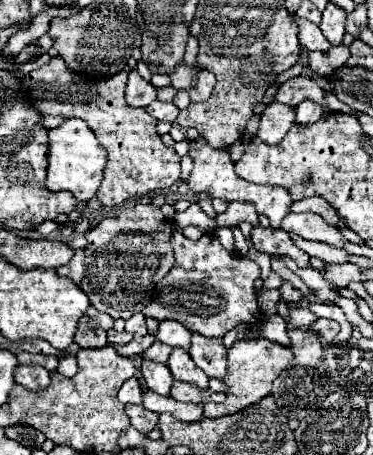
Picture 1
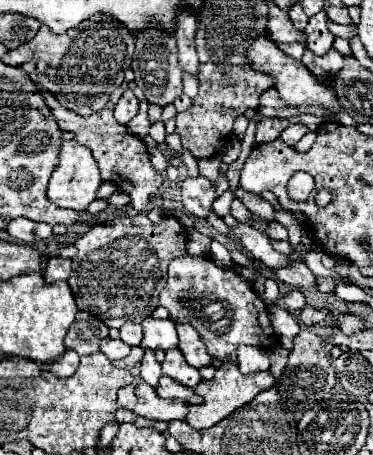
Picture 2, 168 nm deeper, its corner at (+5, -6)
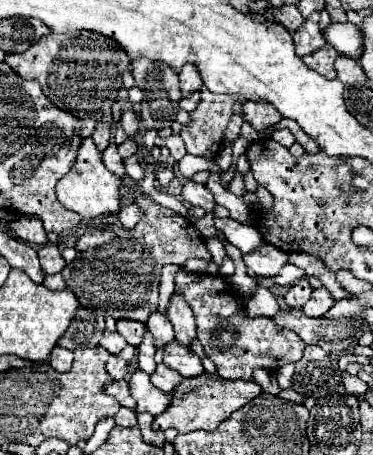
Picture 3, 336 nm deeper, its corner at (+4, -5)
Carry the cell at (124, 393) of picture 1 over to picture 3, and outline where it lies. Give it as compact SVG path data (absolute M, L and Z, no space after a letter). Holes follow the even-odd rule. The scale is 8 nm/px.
M115 380L115 382L111 382L111 384L105 388L105 392L111 394L111 396L115 396L121 406L125 406L125 408L135 408L135 402L133 402L133 398L131 398L131 394L129 394L129 384L127 384L125 380Z

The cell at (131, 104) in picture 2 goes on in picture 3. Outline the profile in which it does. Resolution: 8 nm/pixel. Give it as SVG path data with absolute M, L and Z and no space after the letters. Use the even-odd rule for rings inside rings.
M131 108L123 110L121 126L123 126L123 130L127 132L127 136L135 136L135 132L137 132L137 128L139 128L139 118L137 118L137 114L135 114Z

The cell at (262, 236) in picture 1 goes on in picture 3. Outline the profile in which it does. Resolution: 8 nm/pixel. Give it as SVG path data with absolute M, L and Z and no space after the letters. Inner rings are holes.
M215 218L215 228L233 244L237 246L243 254L251 254L253 250L257 250L257 246L263 246L265 240L261 238L261 234L257 234L255 226L247 226L241 224L233 218Z

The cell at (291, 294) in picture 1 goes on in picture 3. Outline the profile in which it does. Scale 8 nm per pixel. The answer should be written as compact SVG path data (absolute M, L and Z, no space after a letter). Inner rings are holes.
M301 278L297 284L293 284L291 288L289 288L289 292L285 294L285 302L287 302L287 306L289 308L301 308L307 300L309 300L309 296L311 296L311 286L309 286L309 282L307 282L307 278Z

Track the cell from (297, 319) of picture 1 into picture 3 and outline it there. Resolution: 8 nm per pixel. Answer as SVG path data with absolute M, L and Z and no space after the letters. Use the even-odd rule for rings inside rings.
M321 288L321 290L313 290L309 302L303 306L303 312L305 312L307 316L315 316L315 318L319 318L321 314L325 314L325 312L333 306L333 302L335 302L335 300L331 298L331 294L329 294L325 288Z

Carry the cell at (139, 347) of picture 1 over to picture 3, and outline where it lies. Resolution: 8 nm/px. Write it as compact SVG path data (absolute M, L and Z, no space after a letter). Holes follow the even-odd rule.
M111 354L107 360L107 370L113 378L121 380L121 378L127 378L129 376L129 362L123 360L121 356L117 354Z

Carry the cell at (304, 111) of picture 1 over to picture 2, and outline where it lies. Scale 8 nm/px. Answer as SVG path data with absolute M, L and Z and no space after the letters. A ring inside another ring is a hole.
M298 123L298 125L290 125L288 129L284 129L284 131L280 133L280 139L282 139L286 145L292 145L292 147L294 147L294 145L304 137L306 131L308 131L308 129L306 129L304 125L300 125L300 123Z

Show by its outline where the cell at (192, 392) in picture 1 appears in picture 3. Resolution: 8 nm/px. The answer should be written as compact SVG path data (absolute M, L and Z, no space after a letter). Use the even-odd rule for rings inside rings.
M157 364L157 370L151 374L151 382L163 390L167 396L173 394L173 390L179 386L179 382L183 382L183 376L177 374L175 370L171 370L165 364Z

